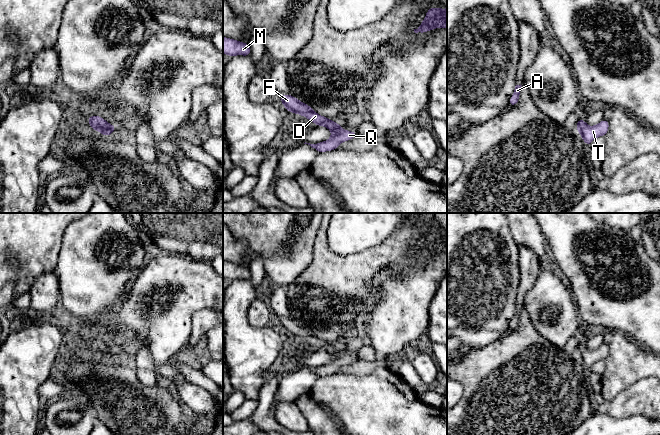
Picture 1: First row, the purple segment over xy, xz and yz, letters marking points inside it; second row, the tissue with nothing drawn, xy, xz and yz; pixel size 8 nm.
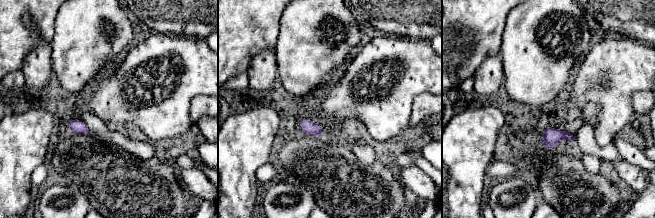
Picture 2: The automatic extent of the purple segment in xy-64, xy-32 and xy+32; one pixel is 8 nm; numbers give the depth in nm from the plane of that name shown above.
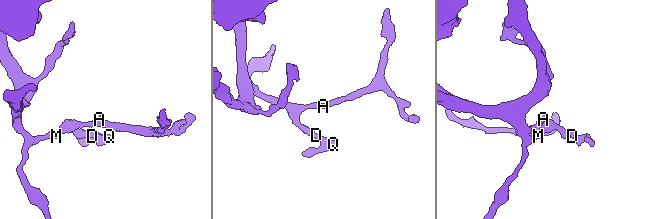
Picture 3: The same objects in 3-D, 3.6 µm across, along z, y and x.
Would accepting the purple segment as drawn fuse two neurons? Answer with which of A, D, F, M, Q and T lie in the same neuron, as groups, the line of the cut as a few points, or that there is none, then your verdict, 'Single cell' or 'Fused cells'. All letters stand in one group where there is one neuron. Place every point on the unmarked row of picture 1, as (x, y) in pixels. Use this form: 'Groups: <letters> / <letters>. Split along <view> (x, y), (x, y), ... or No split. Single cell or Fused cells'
Groups: A D F M Q T. No split. Single cell

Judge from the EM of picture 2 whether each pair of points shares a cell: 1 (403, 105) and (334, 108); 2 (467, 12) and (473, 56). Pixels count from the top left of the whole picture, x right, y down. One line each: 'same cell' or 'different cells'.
1: same cell
2: same cell

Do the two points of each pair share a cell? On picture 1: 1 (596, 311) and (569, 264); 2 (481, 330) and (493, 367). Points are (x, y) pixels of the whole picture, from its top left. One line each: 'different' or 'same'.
1: same
2: different

